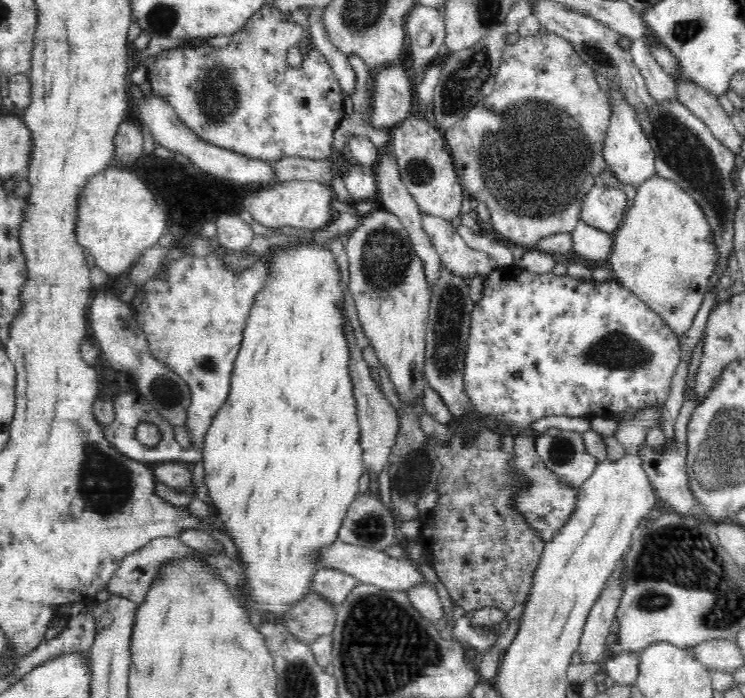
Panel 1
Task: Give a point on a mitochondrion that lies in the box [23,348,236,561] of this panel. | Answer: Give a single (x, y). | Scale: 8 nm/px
(105, 481)

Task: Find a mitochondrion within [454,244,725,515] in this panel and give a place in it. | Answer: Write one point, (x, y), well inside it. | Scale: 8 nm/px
(615, 351)

